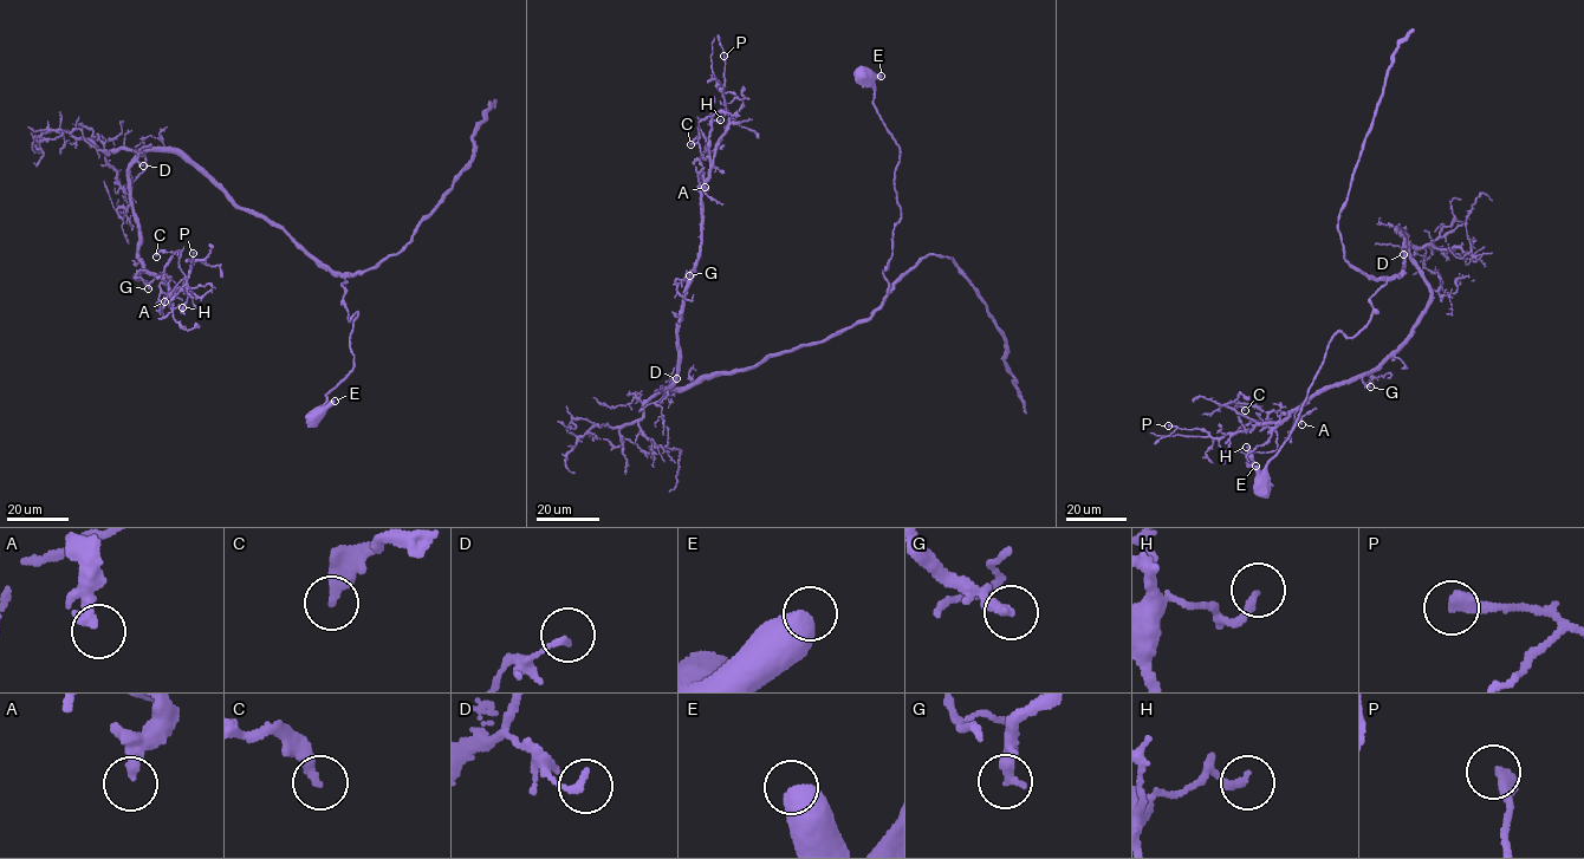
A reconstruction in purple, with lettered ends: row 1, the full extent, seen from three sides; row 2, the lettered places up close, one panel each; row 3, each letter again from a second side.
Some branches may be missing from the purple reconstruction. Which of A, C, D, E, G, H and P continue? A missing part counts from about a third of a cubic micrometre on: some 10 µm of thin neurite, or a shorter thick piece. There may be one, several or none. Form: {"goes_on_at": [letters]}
{"goes_on_at": ["P"]}

